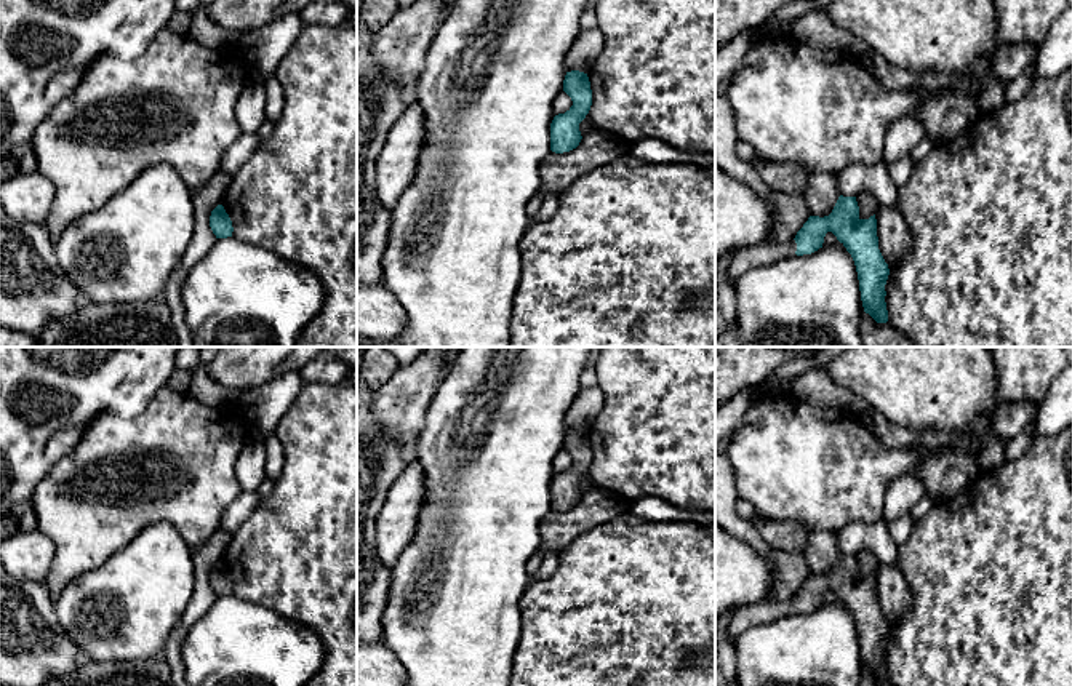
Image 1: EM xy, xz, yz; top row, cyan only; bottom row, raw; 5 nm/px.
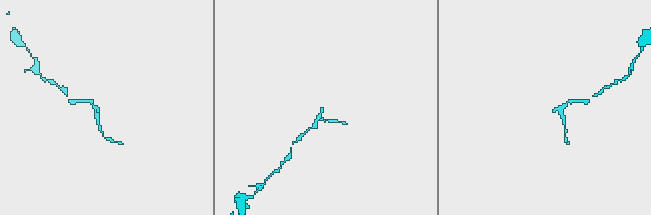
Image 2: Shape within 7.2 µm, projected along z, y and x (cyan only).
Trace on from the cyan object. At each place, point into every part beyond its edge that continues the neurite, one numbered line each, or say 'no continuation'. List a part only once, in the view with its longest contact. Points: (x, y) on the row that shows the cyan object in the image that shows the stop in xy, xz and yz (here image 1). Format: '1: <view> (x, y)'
1: yz (748, 258)

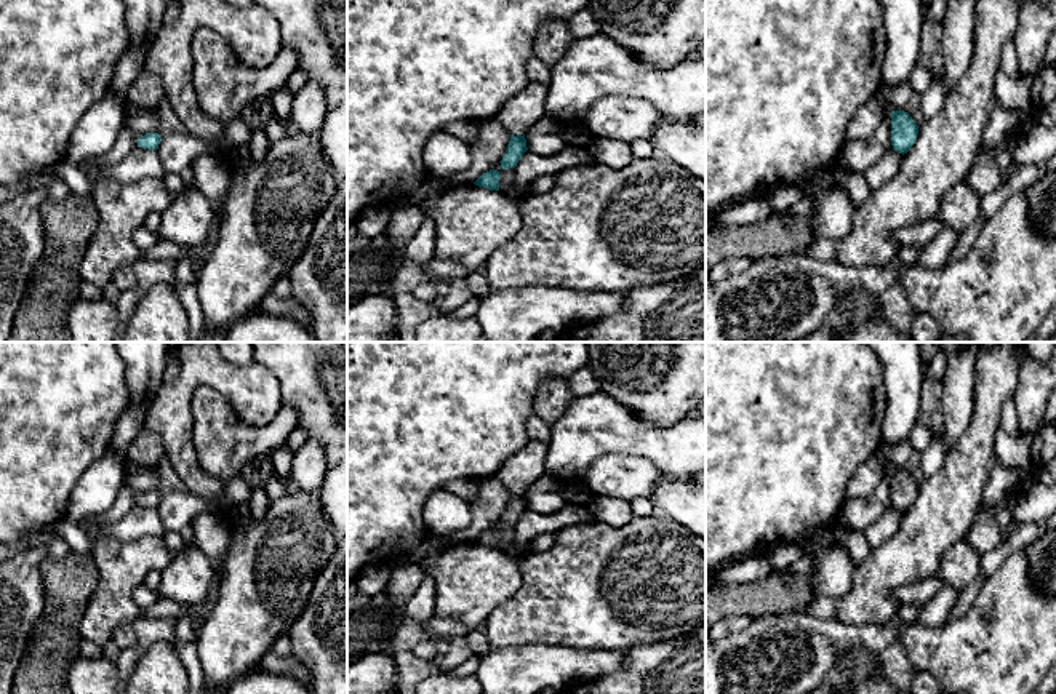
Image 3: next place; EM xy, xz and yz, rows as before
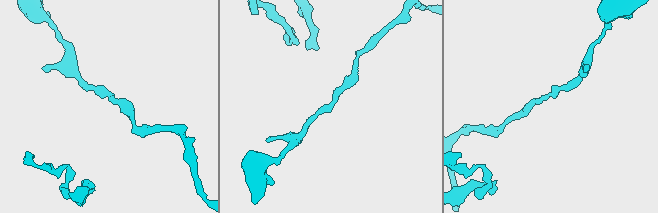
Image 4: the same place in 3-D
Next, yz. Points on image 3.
no continuation

